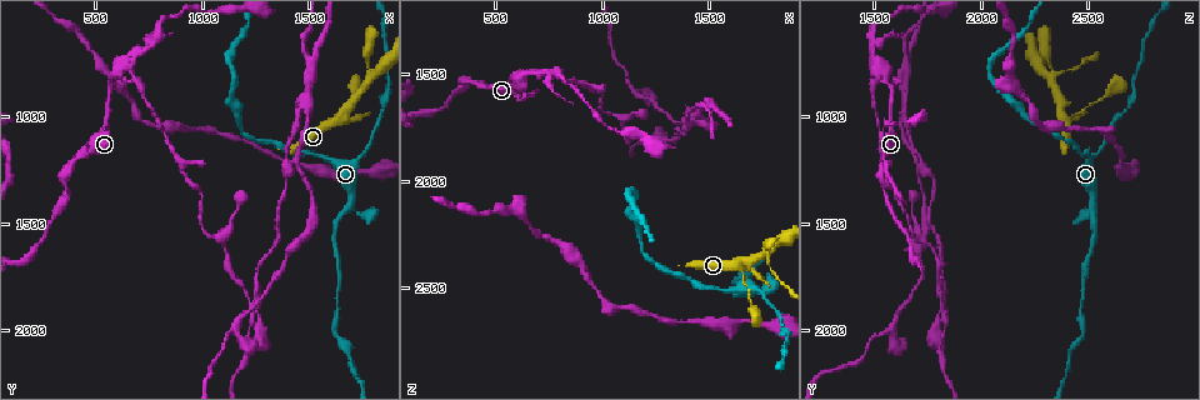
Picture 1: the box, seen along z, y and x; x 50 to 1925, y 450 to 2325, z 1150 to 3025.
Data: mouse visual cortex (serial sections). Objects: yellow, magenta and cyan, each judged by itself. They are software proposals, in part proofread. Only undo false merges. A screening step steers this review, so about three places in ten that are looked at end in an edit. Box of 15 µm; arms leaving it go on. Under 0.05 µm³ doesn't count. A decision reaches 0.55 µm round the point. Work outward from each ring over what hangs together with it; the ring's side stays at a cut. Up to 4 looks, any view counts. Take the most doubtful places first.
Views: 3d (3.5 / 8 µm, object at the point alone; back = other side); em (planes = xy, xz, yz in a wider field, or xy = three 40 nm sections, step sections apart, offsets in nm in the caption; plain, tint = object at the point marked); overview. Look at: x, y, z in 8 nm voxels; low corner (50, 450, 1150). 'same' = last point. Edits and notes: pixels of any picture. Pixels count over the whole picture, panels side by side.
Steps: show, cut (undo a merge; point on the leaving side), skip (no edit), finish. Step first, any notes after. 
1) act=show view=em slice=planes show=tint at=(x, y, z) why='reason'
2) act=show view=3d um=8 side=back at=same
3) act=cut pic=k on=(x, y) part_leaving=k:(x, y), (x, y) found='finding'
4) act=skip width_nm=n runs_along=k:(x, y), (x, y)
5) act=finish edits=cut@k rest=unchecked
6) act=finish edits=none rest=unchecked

act=show view=3d um=3.5 at=(750, 660, 1500)

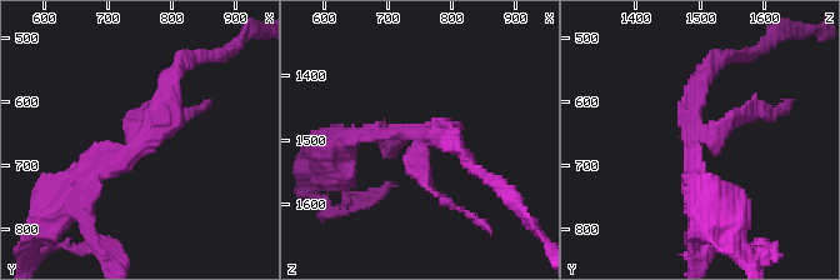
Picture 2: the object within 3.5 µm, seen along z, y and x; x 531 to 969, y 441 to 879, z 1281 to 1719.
act=show view=em slice=xy step=3 show=tint at=(760, 655, 1495) why='shape alone is not enough'

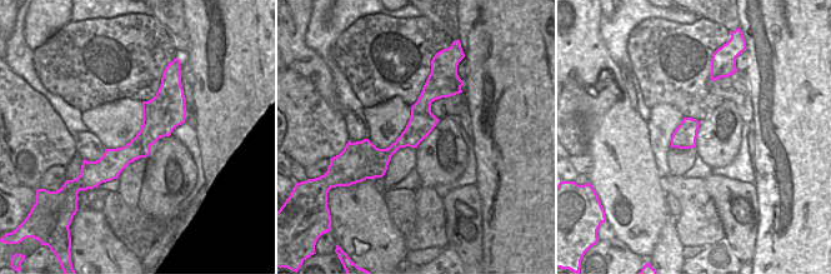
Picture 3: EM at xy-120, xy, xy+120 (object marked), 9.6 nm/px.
act=skip runs_along=3:(165, 91), (156, 124), (103, 175) found='continuous, no second cell'

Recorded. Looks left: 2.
act=show view=3d um=8 at=(400, 1190, 1540) why='a narrow waist'

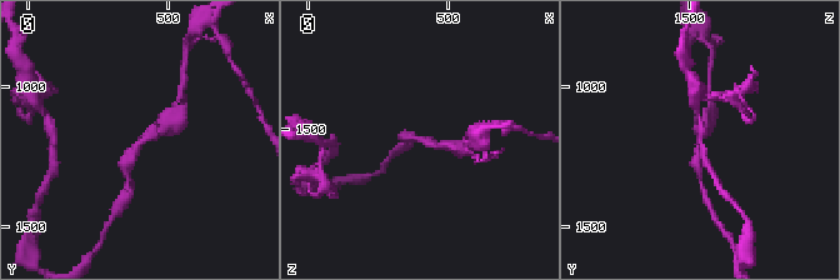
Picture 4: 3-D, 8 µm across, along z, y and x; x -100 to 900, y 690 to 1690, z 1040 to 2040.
act=show view=em slice=xy step=1 show=tint at=(410, 1210, 1530) why='now the EM'

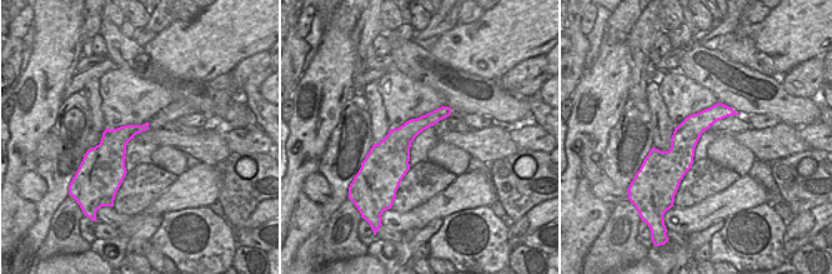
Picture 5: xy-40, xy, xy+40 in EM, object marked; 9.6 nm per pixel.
act=skip width_nm=280 runs_along=4:(169, 123), (138, 143), (128, 174) found='one cell here'

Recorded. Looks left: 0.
act=finish edits=none rest=unchecked

